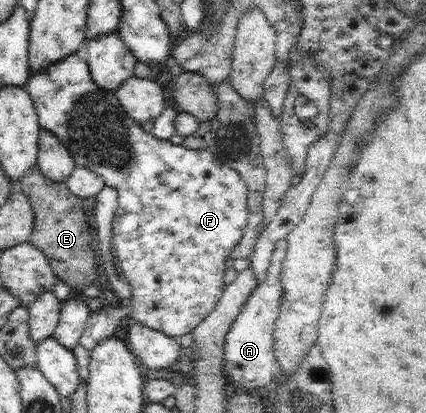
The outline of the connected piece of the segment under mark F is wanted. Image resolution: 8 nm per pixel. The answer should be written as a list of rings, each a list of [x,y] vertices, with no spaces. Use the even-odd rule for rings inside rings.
[[[76,52],[65,56],[62,60],[58,60],[52,66],[40,72],[30,72],[25,85],[32,97],[41,128],[49,130],[54,136],[57,136],[62,144],[65,144],[76,165],[84,166],[100,175],[105,180],[105,184],[114,188],[117,192],[117,211],[113,218],[113,246],[118,254],[122,272],[131,288],[130,304],[132,305],[132,312],[130,312],[130,317],[141,322],[144,326],[163,332],[168,336],[179,338],[182,334],[193,332],[198,323],[214,310],[226,286],[222,280],[226,269],[224,263],[231,255],[231,250],[240,242],[248,222],[246,181],[230,165],[218,160],[209,151],[188,149],[183,145],[175,146],[169,140],[160,140],[151,132],[146,133],[142,129],[142,124],[126,114],[114,91],[100,88],[92,80],[88,63],[80,59]]]

